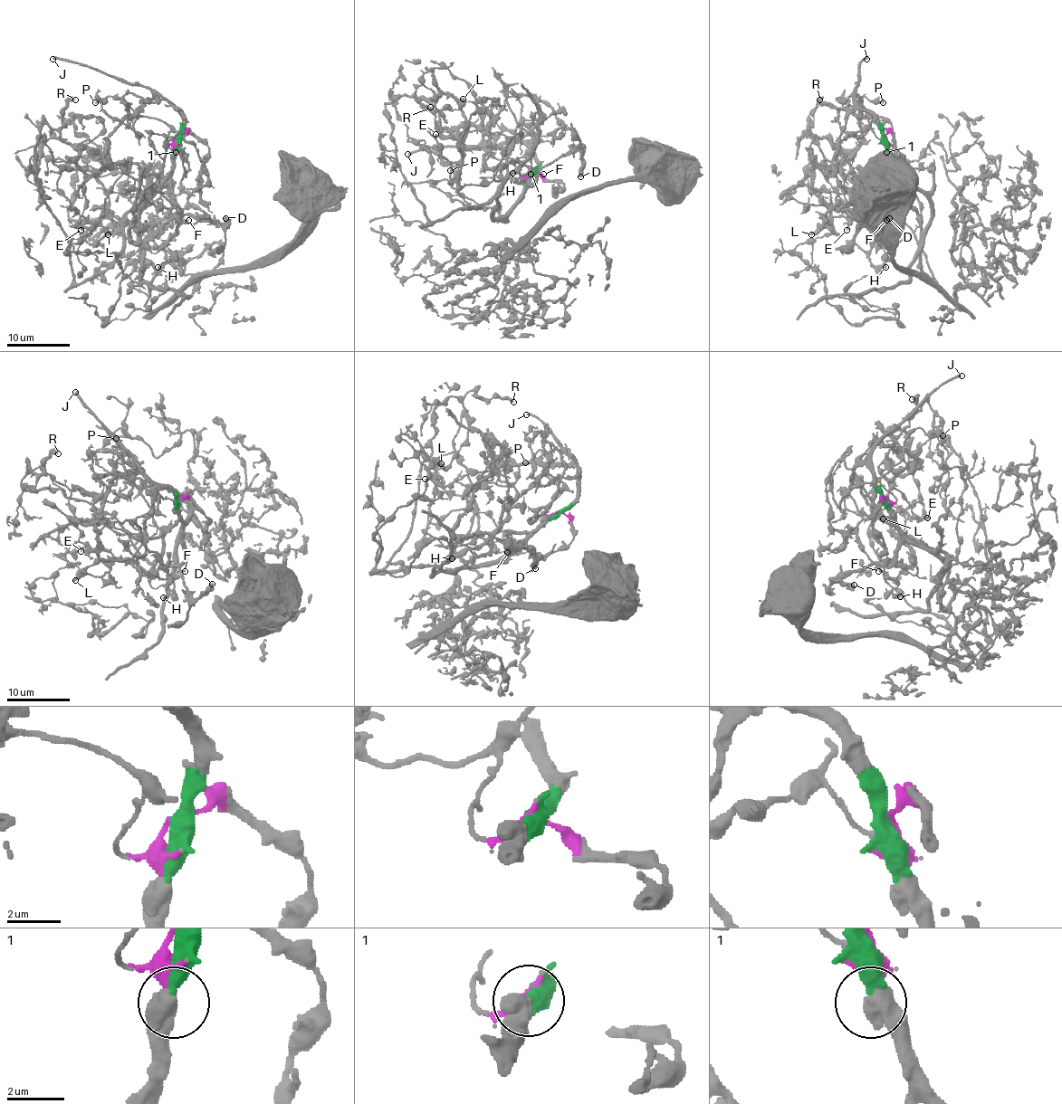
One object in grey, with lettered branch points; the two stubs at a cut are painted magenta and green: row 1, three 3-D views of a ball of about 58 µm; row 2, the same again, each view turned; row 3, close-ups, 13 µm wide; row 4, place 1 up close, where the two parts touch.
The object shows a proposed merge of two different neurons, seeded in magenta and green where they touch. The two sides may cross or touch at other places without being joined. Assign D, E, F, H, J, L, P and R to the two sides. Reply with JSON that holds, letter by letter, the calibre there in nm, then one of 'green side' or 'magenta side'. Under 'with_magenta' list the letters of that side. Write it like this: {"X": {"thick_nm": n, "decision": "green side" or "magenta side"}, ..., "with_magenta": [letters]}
{"D": {"thick_nm": 460, "decision": "green side"}, "E": {"thick_nm": 200, "decision": "magenta side"}, "F": {"thick_nm": 130, "decision": "magenta side"}, "H": {"thick_nm": 170, "decision": "magenta side"}, "J": {"thick_nm": 320, "decision": "green side"}, "L": {"thick_nm": 360, "decision": "magenta side"}, "P": {"thick_nm": 160, "decision": "magenta side"}, "R": {"thick_nm": 320, "decision": "magenta side"}, "with_magenta": ["E", "F", "H", "L", "P", "R"]}

